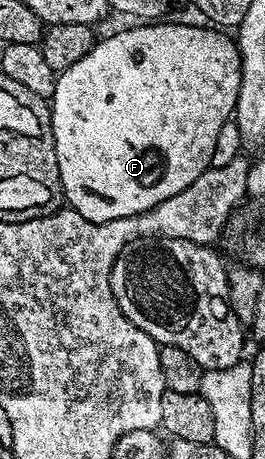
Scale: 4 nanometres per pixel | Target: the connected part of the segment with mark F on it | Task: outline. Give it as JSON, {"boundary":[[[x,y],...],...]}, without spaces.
{"boundary":[[[144,21],[139,25],[128,25],[132,27],[110,36],[109,39],[101,38],[80,61],[76,61],[74,65],[70,65],[68,69],[56,76],[56,88],[52,94],[50,106],[54,145],[58,157],[58,173],[62,181],[64,198],[71,210],[95,223],[137,215],[166,201],[166,197],[174,197],[174,193],[182,193],[182,189],[186,189],[190,181],[194,181],[203,171],[208,170],[214,153],[214,141],[218,141],[218,133],[222,125],[226,125],[233,118],[240,88],[240,50],[236,47],[235,38],[223,30],[213,29],[208,25],[191,27],[188,23],[168,22]]]}

